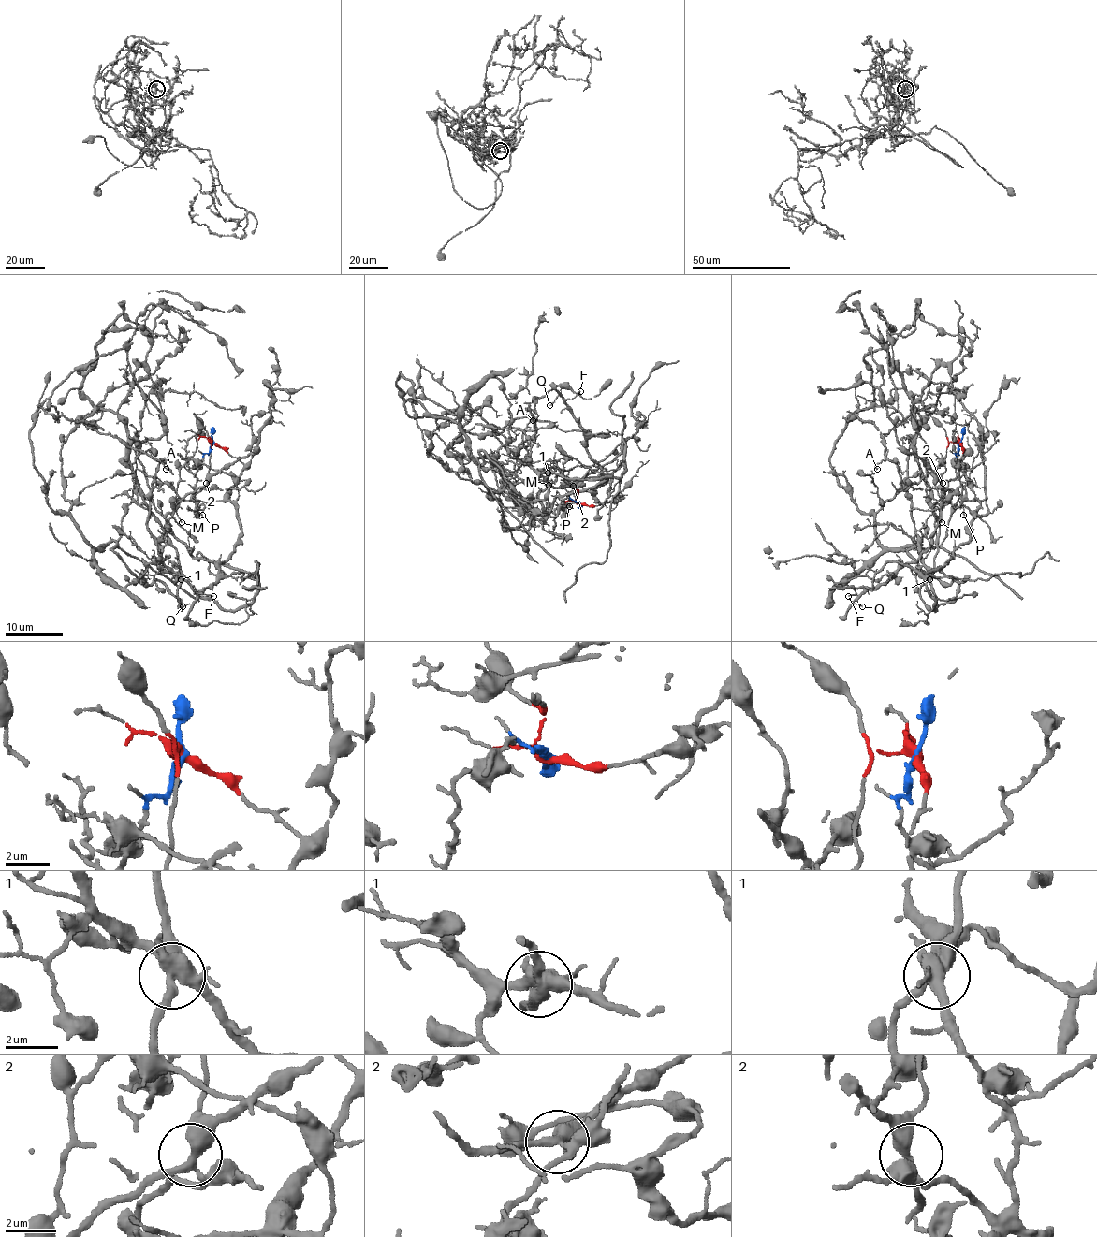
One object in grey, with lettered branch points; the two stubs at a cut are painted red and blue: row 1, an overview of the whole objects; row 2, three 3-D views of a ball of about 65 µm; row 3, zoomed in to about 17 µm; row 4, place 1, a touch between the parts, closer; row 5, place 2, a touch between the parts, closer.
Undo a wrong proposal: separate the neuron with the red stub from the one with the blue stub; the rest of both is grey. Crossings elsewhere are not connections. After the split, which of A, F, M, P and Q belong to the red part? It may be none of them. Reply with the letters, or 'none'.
F, M, Q

